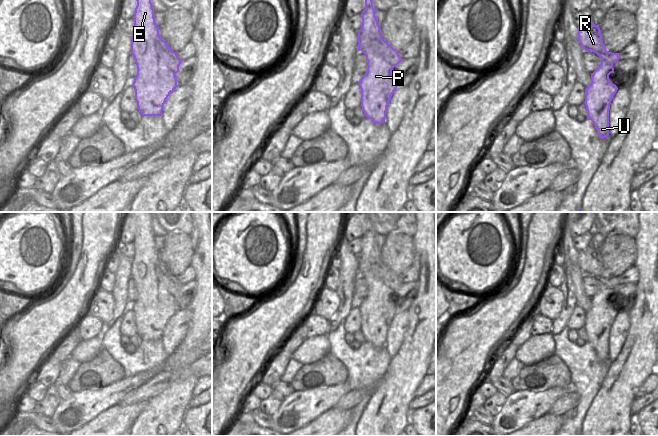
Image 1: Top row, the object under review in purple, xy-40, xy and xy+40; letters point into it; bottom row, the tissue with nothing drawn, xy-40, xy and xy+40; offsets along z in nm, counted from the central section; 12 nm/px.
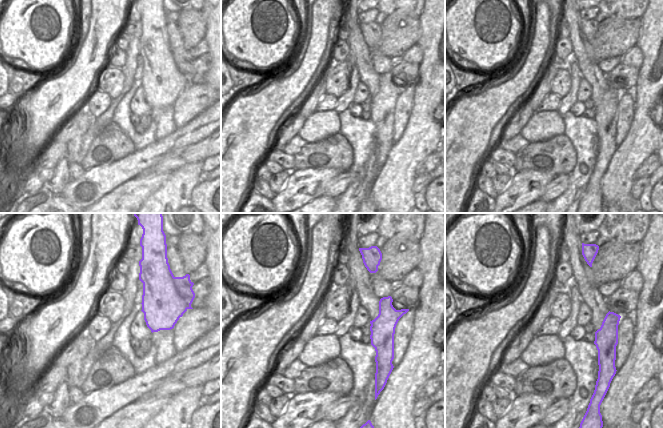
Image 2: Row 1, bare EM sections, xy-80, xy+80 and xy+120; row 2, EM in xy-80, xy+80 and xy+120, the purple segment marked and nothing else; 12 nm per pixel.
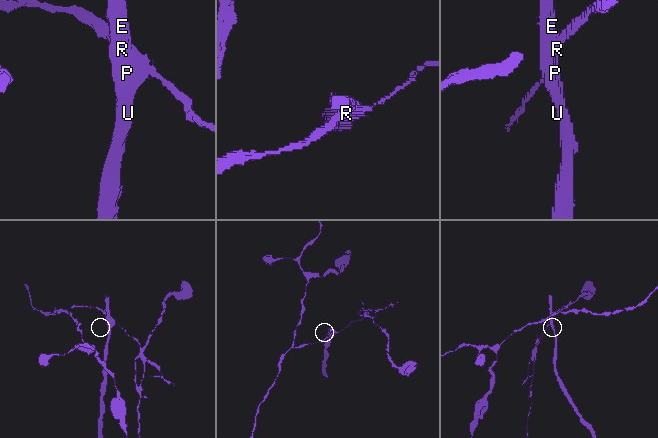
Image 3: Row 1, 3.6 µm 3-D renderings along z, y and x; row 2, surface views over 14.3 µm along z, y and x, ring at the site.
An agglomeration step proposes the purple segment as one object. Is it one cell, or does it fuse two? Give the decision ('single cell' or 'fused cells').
fused cells

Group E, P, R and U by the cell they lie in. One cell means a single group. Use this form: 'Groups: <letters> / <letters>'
Groups: E P U / R

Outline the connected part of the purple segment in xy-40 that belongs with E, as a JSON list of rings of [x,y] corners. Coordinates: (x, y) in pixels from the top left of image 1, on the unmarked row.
[[[128,212],[137,225],[131,279],[137,289],[133,311],[142,340],[162,339],[163,330],[177,311],[177,301],[157,277],[151,277],[149,266],[156,265],[157,248],[151,227],[151,212]]]

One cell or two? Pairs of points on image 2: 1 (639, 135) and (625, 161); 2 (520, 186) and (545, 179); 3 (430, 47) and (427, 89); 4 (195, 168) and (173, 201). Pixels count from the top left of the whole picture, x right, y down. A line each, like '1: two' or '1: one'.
1: one
2: one
3: one
4: one

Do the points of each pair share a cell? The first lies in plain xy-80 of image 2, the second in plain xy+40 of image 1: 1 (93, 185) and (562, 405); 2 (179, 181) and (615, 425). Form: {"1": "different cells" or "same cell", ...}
{"1": "different cells", "2": "same cell"}

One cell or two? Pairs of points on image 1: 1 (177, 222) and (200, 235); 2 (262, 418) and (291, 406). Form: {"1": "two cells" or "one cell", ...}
{"1": "two cells", "2": "two cells"}

